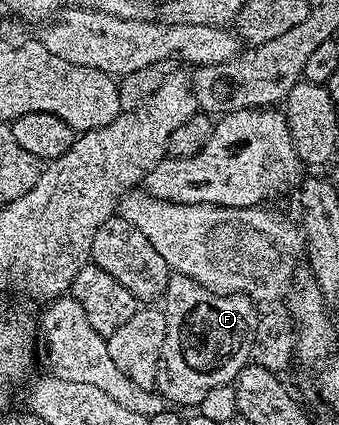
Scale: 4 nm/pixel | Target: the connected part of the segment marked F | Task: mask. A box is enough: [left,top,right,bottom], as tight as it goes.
[155,273,257,407]

